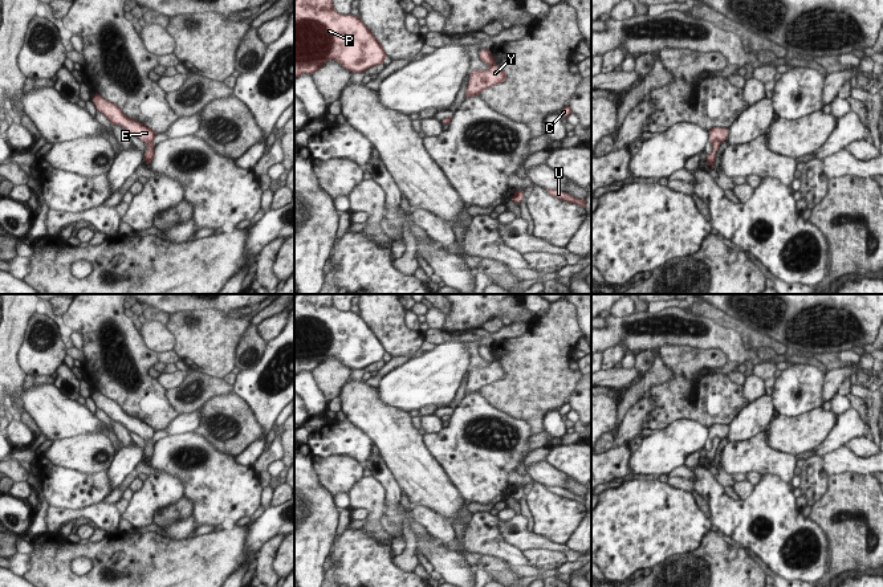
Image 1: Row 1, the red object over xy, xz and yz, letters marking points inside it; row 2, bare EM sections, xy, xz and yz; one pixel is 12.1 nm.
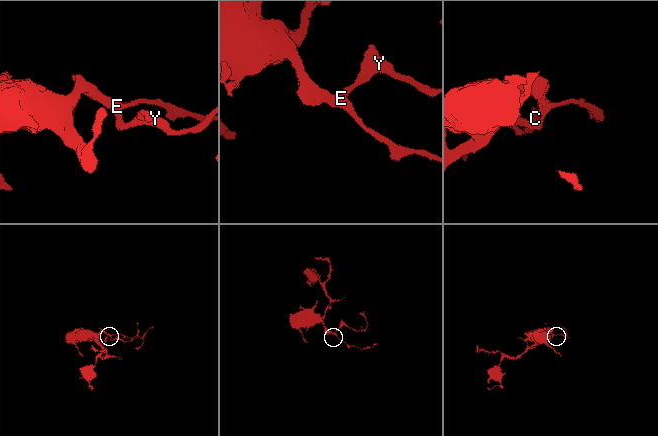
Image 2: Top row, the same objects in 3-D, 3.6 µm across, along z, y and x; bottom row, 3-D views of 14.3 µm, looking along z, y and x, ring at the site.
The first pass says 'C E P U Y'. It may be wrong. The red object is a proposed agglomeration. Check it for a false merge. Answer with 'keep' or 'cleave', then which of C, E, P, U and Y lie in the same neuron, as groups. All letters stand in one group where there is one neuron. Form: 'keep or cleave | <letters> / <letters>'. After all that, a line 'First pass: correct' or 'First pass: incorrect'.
keep | C E P U Y
First pass: correct

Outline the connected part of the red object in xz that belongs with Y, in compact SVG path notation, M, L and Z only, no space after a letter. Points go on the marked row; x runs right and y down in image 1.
M483 49L480 52L480 58L489 66L489 69L473 70L469 73L471 78L467 86L465 98L479 95L483 90L502 83L506 80L506 73L496 64L491 50Z

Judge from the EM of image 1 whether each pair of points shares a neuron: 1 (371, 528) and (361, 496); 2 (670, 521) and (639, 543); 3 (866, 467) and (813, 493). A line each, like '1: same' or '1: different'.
1: same
2: same
3: same

